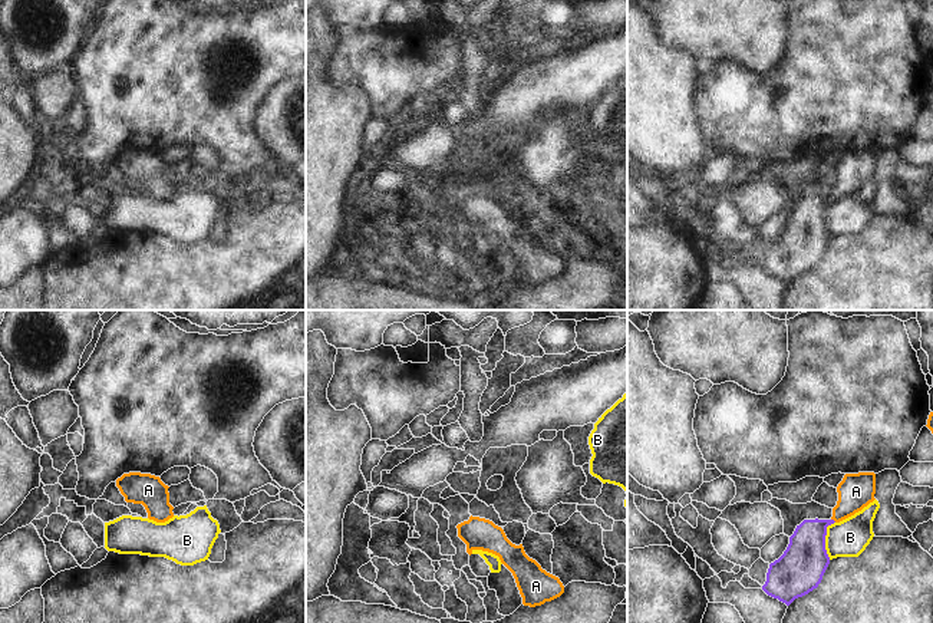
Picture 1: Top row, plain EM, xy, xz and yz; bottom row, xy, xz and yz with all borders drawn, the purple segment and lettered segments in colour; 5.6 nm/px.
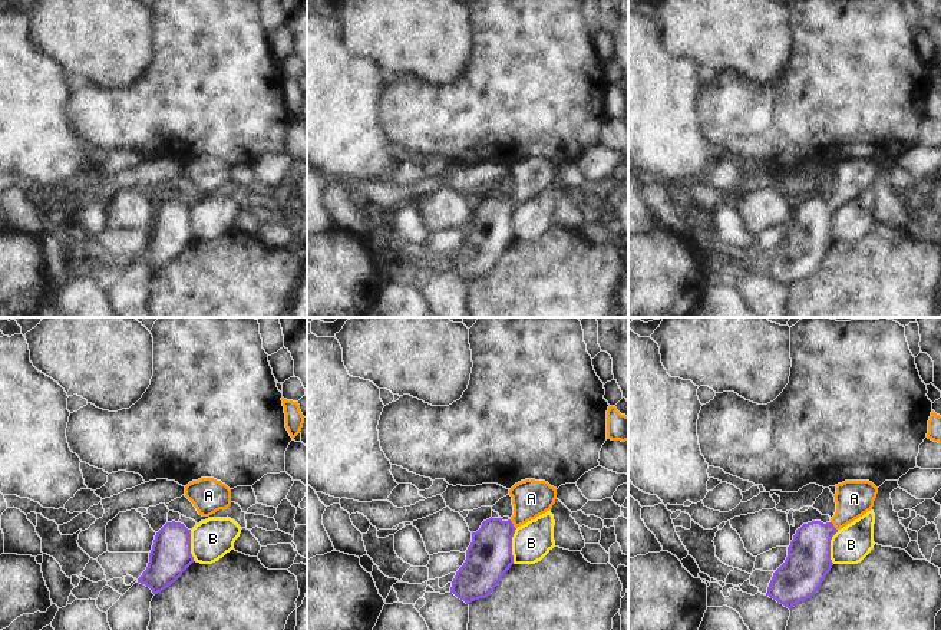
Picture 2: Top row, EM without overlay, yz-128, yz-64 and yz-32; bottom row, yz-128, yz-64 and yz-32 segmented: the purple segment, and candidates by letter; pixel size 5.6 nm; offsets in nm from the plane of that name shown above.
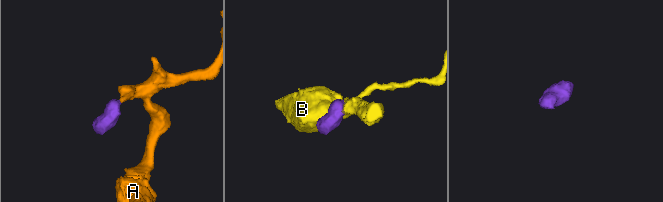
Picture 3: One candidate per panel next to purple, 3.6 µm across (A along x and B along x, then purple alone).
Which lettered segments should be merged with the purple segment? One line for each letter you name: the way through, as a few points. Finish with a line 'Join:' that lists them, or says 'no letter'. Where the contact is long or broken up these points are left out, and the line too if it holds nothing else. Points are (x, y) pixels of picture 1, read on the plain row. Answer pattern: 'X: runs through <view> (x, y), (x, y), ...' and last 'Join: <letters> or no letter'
A: runs through yz (805, 233), (808, 218), (833, 198), (849, 183), (856, 170)
Join: A

